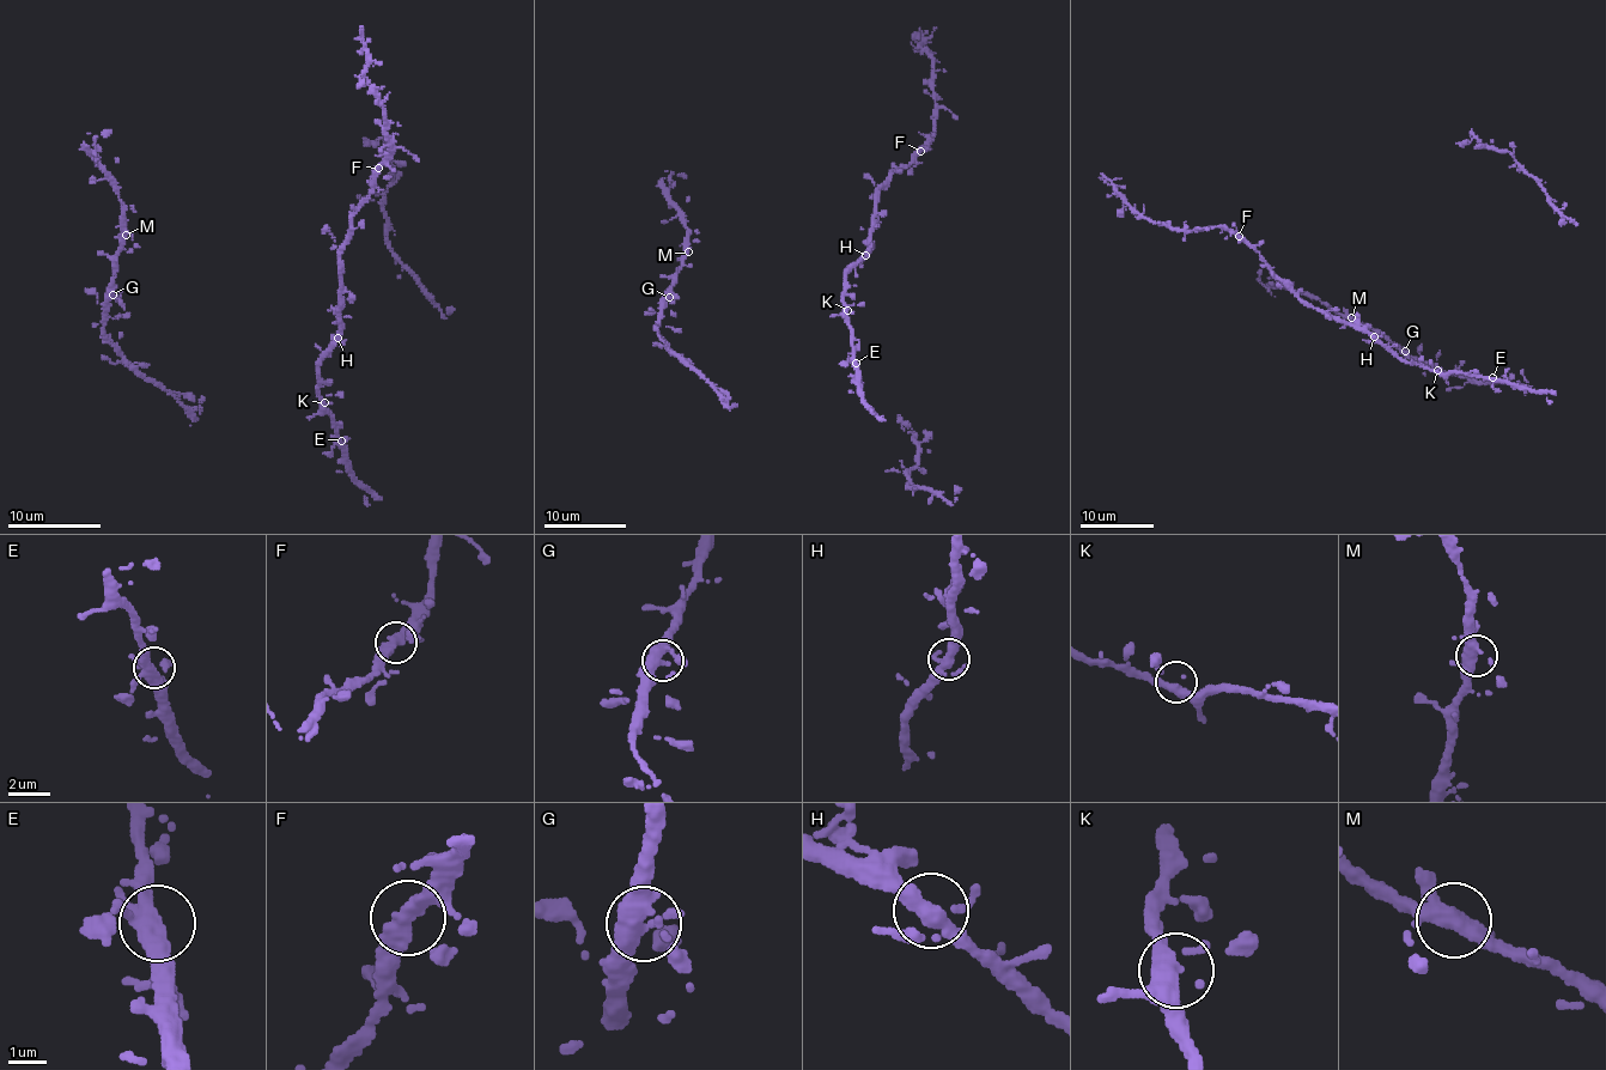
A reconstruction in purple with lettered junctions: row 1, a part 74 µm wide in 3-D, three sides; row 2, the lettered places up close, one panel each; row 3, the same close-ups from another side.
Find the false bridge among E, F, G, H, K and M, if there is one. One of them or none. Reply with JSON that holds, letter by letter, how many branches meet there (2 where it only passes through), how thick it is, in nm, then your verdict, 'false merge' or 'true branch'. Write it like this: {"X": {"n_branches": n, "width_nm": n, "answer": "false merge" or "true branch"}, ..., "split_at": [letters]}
{"E": {"n_branches": 3, "width_nm": 340, "answer": "true branch"}, "F": {"n_branches": 3, "width_nm": 340, "answer": "true branch"}, "G": {"n_branches": 3, "width_nm": 320, "answer": "true branch"}, "H": {"n_branches": 3, "width_nm": 300, "answer": "true branch"}, "K": {"n_branches": 3, "width_nm": 340, "answer": "true branch"}, "M": {"n_branches": 3, "width_nm": 360, "answer": "true branch"}, "split_at": []}

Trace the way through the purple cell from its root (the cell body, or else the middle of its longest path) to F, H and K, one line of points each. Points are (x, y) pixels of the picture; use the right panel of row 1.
F: (1492, 385), (1491, 378), (1437, 374), (1405, 363), (1361, 329), (1307, 306), (1239, 235)
H: (1492, 385), (1491, 378), (1437, 374), (1405, 363), (1374, 336)
K: (1492, 385), (1491, 378), (1437, 370)

